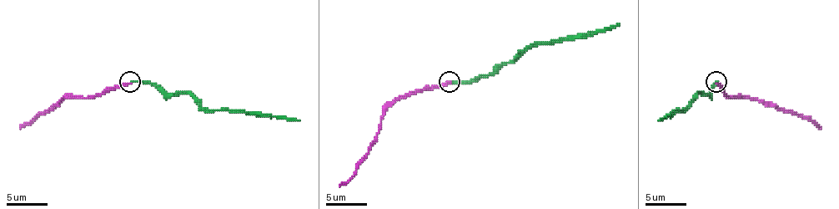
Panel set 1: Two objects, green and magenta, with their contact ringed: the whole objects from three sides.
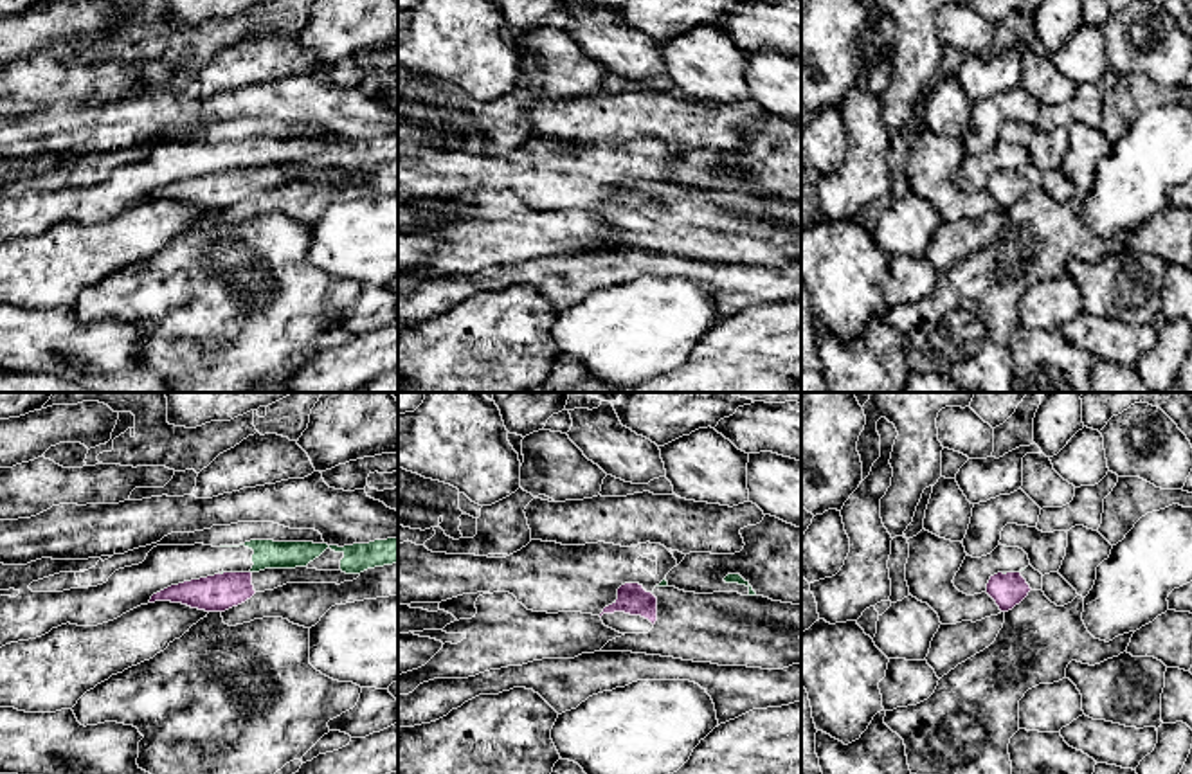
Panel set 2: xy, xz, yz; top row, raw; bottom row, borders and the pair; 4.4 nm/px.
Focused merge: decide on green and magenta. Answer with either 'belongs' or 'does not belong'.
does not belong

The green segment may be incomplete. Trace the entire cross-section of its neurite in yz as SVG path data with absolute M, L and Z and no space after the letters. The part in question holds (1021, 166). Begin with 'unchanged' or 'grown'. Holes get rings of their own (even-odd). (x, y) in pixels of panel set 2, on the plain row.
grown; M998 142L990 151L981 155L965 153L953 180L967 191L987 189L989 176L998 169L1021 169L1030 162L1028 151L1019 144Z

